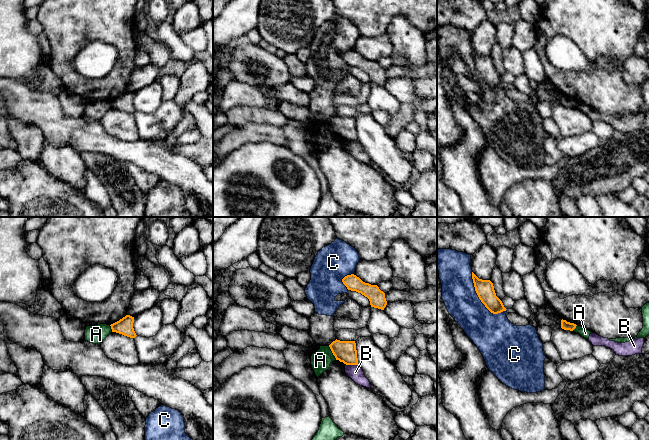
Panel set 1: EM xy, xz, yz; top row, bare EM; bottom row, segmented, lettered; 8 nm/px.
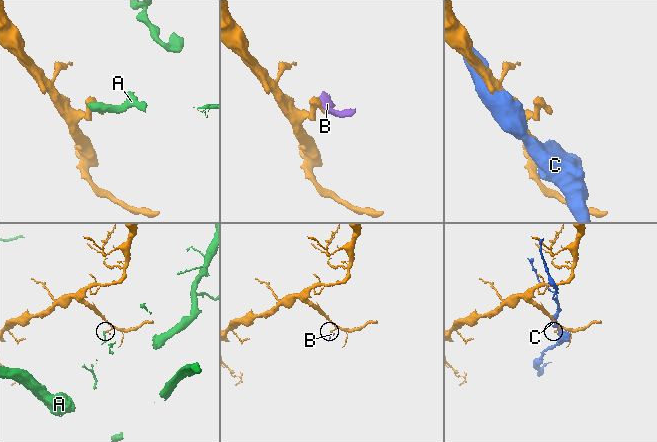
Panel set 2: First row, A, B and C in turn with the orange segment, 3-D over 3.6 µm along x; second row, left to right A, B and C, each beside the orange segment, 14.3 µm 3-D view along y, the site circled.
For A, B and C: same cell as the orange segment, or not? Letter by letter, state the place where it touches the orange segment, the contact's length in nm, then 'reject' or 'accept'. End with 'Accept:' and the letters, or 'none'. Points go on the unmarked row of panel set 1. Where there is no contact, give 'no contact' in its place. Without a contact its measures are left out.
A: xz (332, 128) | 140 nm | reject
B: xz (352, 140) | 100 nm | reject
C: yz (479, 74) | 420 nm | reject
Accept: none

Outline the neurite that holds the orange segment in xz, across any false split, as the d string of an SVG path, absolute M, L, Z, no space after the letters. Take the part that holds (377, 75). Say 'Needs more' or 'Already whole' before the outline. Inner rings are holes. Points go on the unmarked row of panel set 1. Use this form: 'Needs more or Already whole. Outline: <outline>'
Already whole. Outline: M354 50L347 51L342 55L343 60L348 66L356 67L367 73L371 83L384 86L387 81L385 69L377 61L371 61L363 58Z

